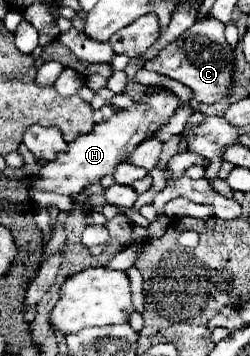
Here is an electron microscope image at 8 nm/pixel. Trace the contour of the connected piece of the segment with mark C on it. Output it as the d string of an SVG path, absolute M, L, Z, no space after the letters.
M216 18L194 22L194 26L190 26L178 40L170 42L158 52L156 58L148 60L146 68L186 84L194 92L194 98L200 102L218 102L220 98L228 96L234 66L234 54L224 38L224 28L226 26Z

